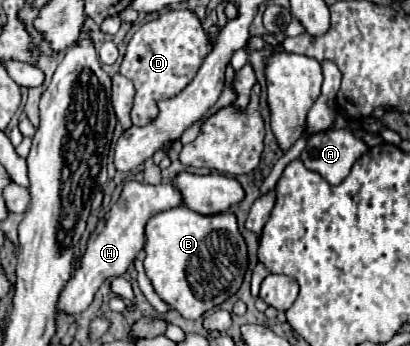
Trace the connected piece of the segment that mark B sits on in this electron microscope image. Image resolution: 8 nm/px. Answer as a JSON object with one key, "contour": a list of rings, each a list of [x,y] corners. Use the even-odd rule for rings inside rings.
{"contour":[[[176,206],[152,216],[146,224],[146,274],[156,290],[156,294],[184,318],[200,318],[206,310],[220,306],[224,300],[234,296],[244,282],[248,270],[248,250],[246,242],[238,230],[238,220],[232,212],[222,214],[198,214],[186,206]]]}

